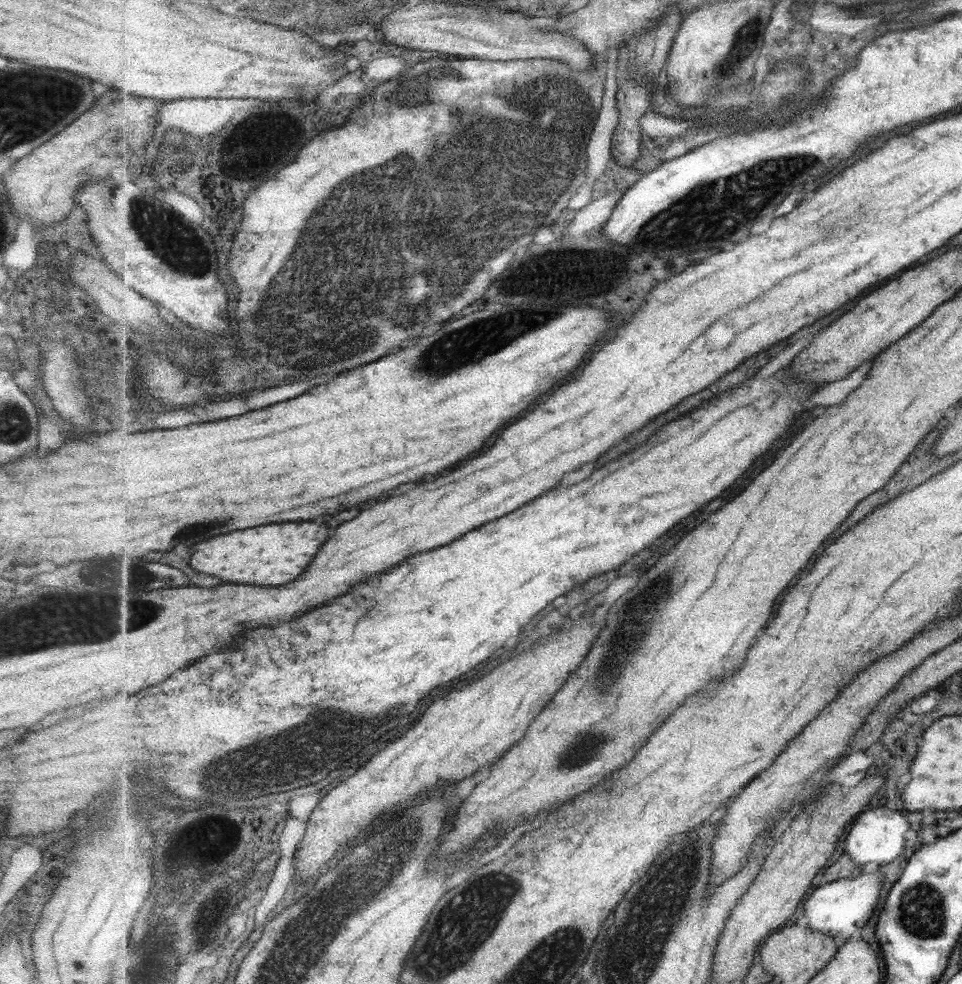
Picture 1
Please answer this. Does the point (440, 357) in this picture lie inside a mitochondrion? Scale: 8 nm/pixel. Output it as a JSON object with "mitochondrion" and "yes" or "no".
{"mitochondrion":"yes"}

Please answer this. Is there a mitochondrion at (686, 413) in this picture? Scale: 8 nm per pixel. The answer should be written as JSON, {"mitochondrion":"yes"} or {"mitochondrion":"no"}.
{"mitochondrion":"no"}

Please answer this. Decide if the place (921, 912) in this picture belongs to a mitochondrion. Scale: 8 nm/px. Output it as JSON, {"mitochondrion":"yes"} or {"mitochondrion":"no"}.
{"mitochondrion":"yes"}

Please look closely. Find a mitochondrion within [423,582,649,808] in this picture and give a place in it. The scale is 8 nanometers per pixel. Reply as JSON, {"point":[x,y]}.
{"point":[584,749]}

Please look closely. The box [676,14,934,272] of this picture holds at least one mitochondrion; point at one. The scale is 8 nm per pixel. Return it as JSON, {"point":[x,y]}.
{"point":[748,34]}

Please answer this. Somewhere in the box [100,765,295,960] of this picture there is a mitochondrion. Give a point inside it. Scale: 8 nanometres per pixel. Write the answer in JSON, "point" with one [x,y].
{"point":[209,921]}

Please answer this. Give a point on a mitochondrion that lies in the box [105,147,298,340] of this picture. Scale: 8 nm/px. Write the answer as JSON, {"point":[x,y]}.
{"point":[177,251]}

